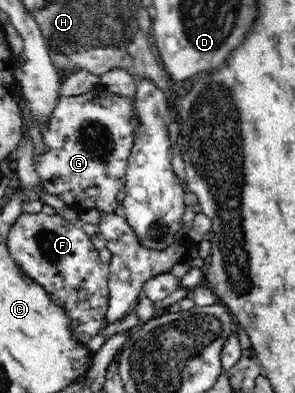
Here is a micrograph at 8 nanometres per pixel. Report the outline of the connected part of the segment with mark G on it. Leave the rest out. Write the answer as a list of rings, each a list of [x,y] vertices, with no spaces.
[[[101,85],[93,91],[77,96],[61,96],[51,113],[51,117],[41,125],[40,133],[45,142],[45,153],[33,157],[33,166],[37,171],[44,191],[58,195],[67,207],[79,213],[105,211],[120,212],[121,203],[117,202],[117,193],[124,187],[126,165],[134,142],[134,131],[139,125],[134,100],[110,92]]]

